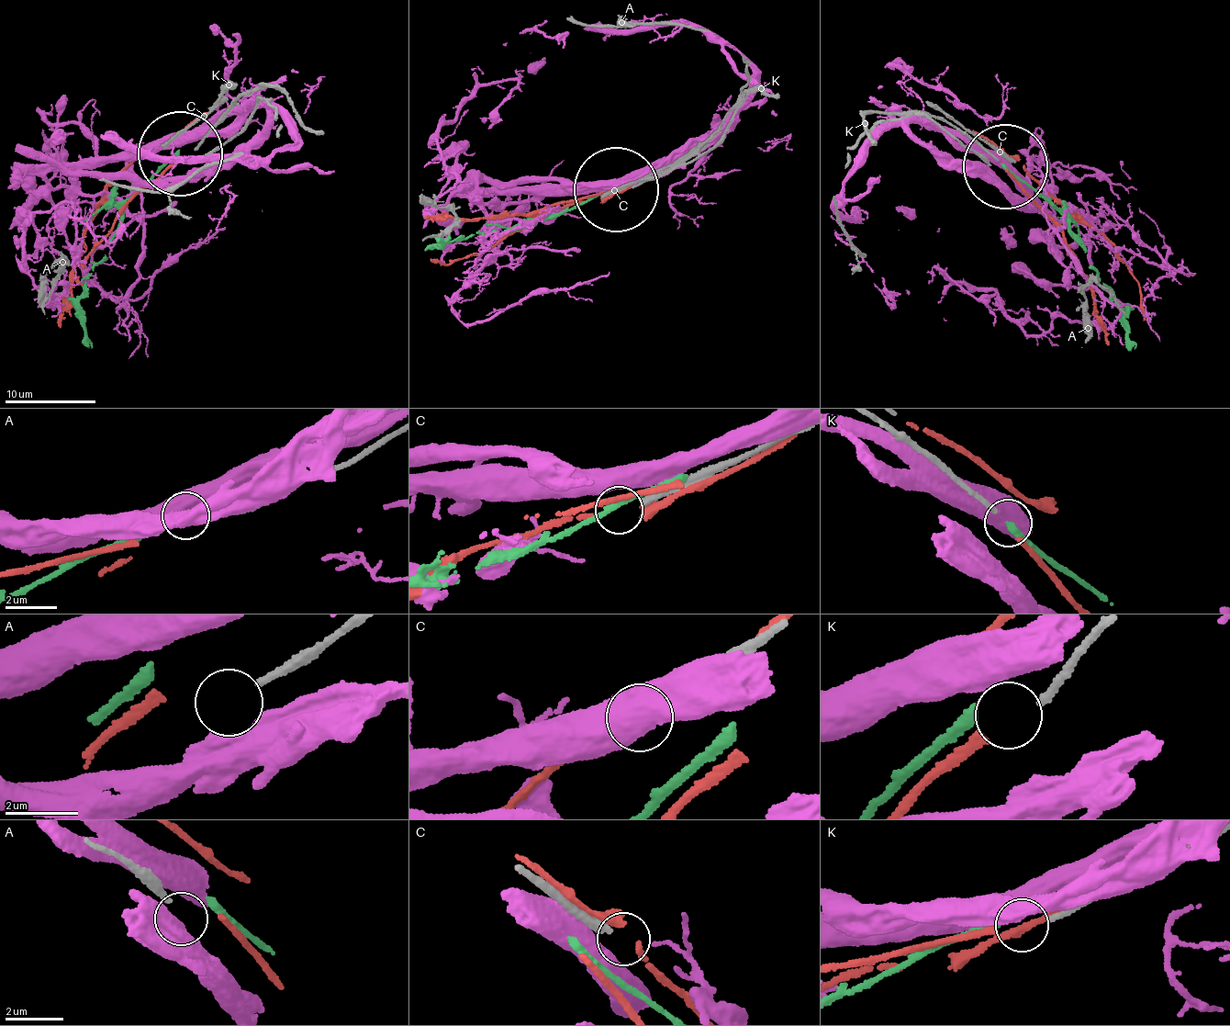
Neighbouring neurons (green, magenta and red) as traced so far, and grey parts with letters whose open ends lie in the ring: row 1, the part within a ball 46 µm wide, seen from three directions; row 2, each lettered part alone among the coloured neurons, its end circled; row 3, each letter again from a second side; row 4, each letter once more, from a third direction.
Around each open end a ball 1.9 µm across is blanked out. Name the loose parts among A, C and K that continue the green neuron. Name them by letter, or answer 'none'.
none

